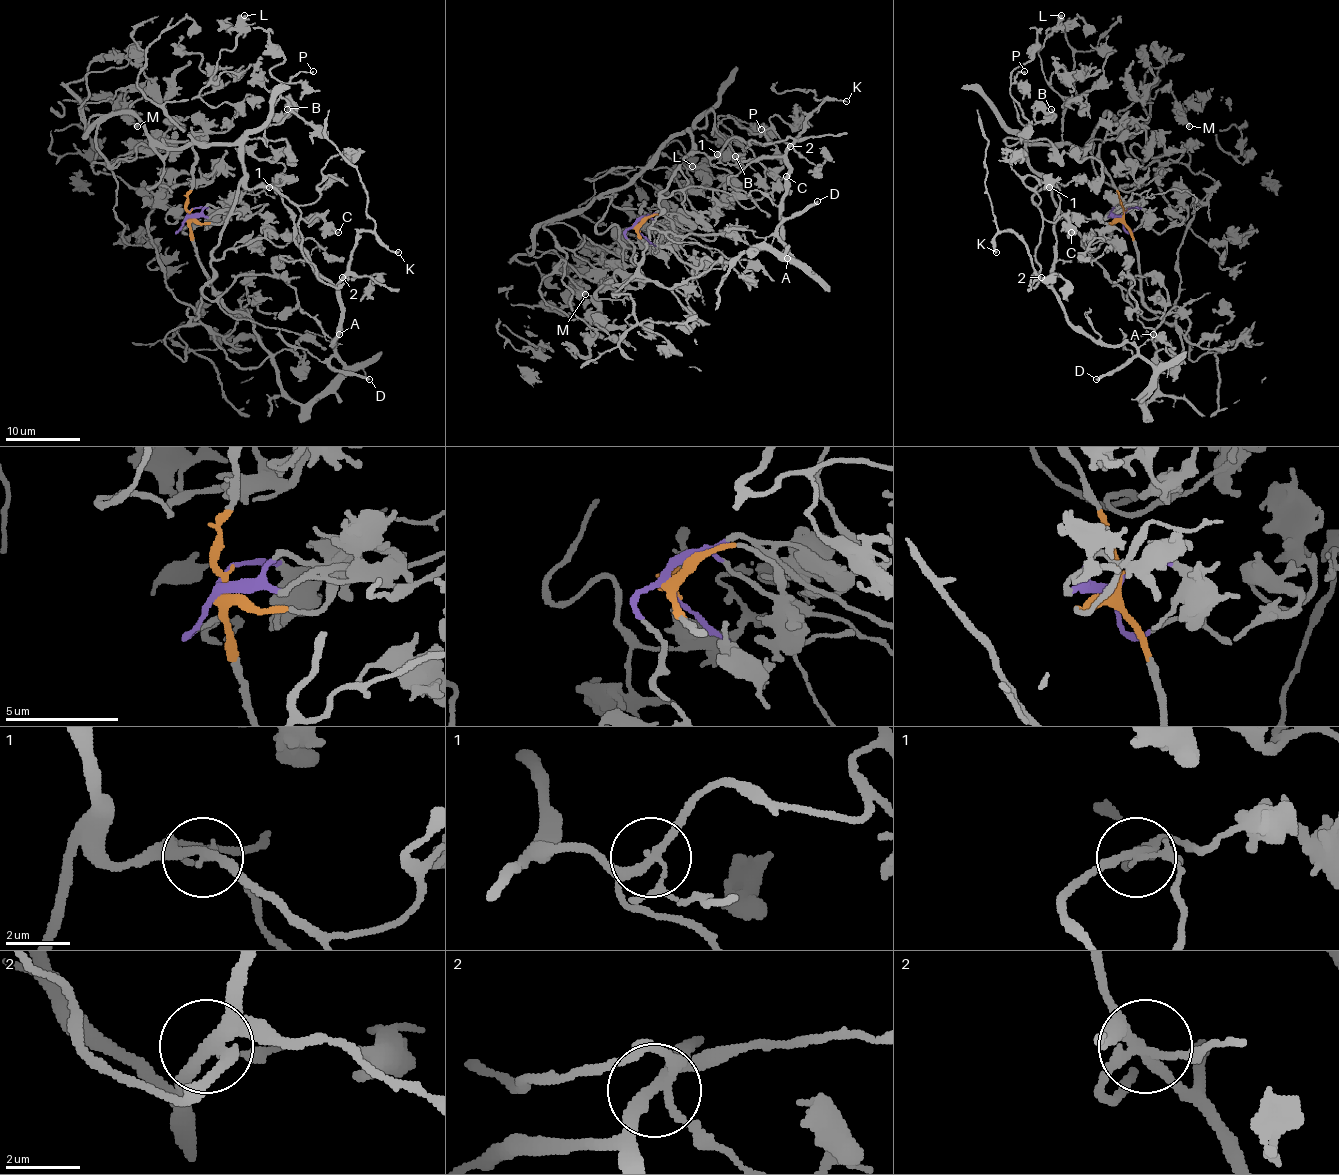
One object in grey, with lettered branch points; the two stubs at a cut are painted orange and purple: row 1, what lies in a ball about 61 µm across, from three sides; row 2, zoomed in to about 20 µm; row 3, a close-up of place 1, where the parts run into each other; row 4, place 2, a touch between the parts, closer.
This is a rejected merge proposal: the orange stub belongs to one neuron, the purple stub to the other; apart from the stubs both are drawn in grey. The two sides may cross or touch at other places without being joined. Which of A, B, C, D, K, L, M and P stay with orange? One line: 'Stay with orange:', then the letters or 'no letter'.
Stay with orange: A, D, K

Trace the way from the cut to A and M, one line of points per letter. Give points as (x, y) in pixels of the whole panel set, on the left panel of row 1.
A: (189, 215), (196, 256), (219, 300), (249, 316), (277, 384), (294, 401), (309, 405), (344, 369), (339, 333)
M: (189, 215), (251, 215), (237, 148), (166, 148), (130, 114), (85, 133), (84, 104), (130, 89), (138, 127)

